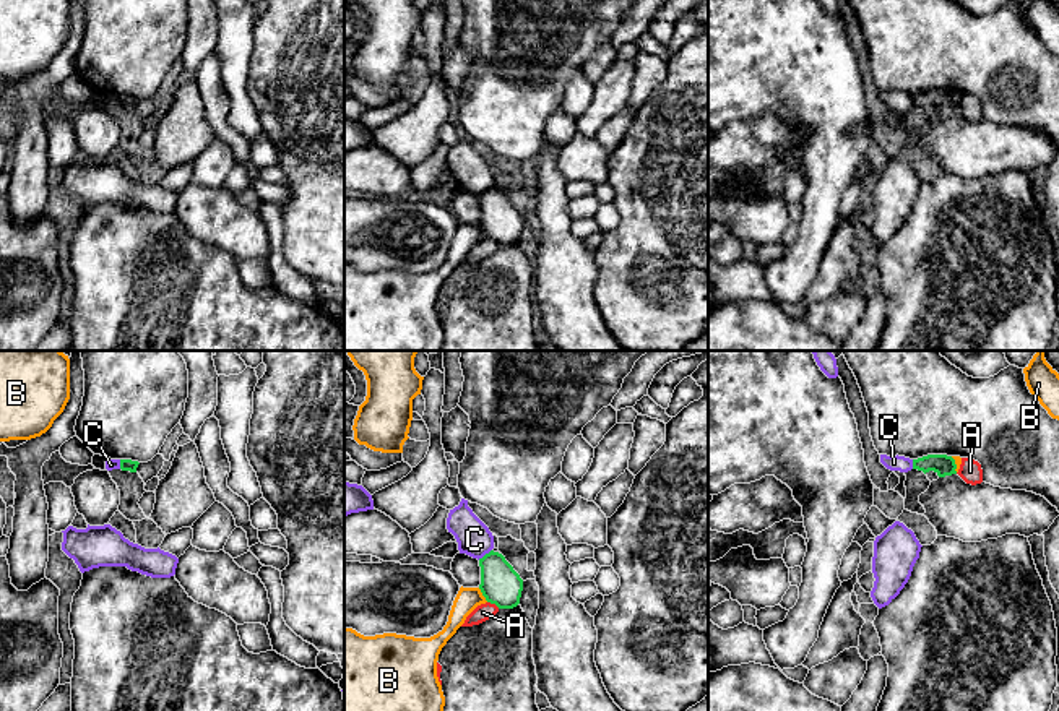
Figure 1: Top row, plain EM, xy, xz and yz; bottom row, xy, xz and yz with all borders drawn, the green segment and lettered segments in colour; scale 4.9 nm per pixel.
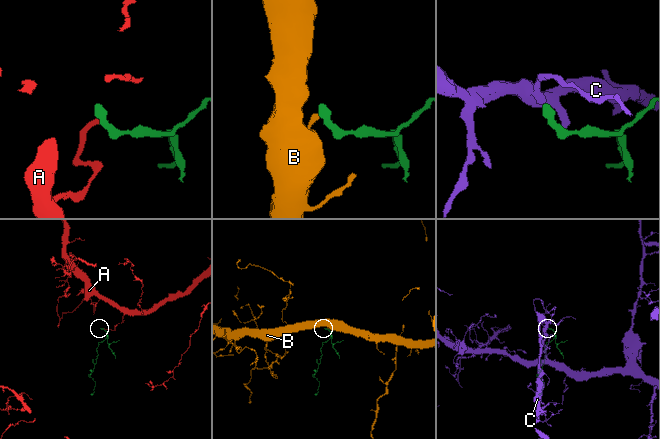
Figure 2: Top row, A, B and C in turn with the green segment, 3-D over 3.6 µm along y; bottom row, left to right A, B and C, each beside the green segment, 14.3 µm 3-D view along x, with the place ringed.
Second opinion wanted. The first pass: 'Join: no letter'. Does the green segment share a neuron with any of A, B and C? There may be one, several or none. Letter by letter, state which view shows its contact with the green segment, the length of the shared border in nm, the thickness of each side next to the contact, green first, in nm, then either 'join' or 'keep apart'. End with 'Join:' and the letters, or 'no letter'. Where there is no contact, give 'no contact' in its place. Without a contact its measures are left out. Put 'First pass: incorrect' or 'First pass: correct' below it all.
A: contact in xz; length 70 nm; calibres 200 and 90 nm; keep apart
B: contact in xz; length 90 nm; calibres 200 and 120 nm; keep apart
C: contact in xz; length 90 nm; calibres 200 and 170 nm; keep apart
Join: no letter
First pass: correct

